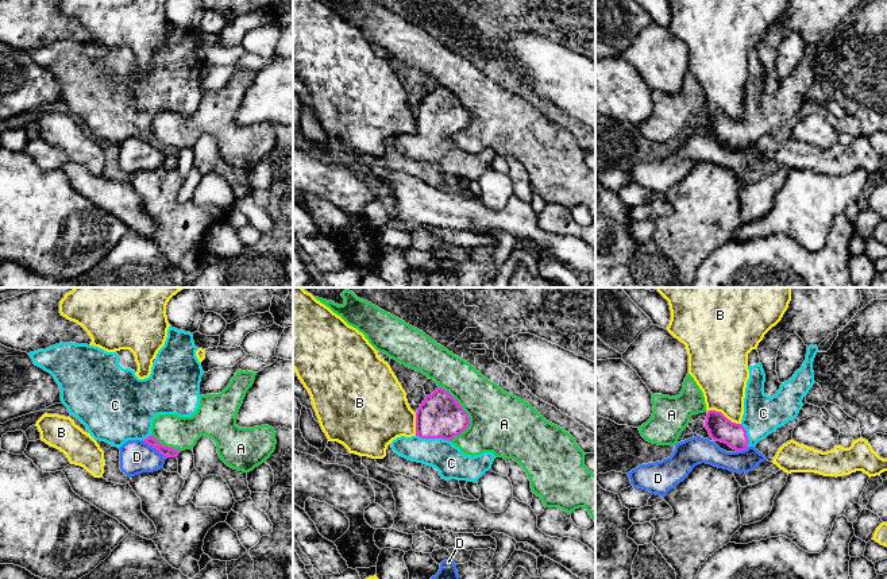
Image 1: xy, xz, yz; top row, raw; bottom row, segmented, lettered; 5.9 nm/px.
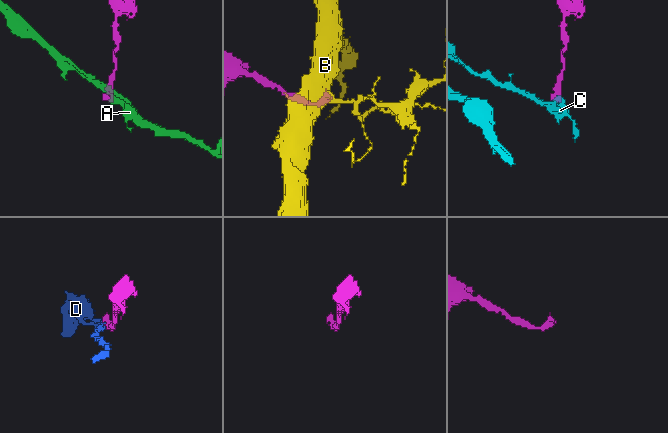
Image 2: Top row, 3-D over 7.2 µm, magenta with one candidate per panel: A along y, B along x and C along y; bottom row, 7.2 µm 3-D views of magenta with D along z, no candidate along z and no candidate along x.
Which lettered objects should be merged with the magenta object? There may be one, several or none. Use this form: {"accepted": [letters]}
{"accepted": ["C"]}

